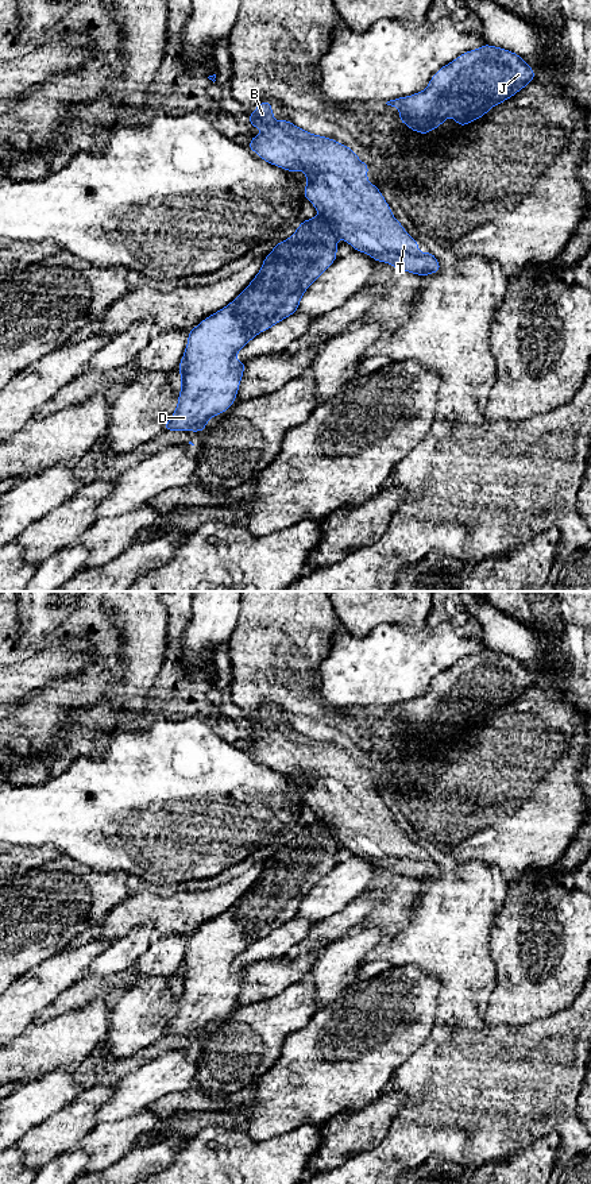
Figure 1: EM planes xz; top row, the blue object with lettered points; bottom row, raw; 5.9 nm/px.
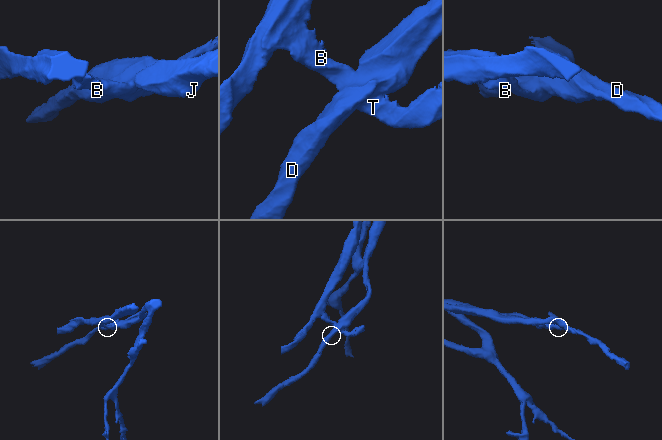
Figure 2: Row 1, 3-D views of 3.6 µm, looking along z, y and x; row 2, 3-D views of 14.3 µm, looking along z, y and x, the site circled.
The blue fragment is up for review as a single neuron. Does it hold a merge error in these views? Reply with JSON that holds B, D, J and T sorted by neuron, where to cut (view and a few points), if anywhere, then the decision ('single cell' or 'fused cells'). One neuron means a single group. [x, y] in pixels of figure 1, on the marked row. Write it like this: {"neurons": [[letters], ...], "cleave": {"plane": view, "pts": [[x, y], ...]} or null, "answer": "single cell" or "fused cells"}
{"neurons": [["B", "T"], ["D", "J"]], "cleave": {"plane": "xz", "pts": [[320, 213], [339, 235]]}, "answer": "fused cells"}

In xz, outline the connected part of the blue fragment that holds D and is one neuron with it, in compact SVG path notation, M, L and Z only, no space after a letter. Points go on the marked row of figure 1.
M320 215L304 220L291 236L275 243L273 251L264 257L259 273L233 301L189 331L188 344L178 365L181 374L178 404L170 420L163 425L165 431L202 432L213 416L221 414L232 406L247 366L247 362L235 359L236 354L260 332L270 329L297 312L302 294L337 259L337 240L339 235L328 217Z

